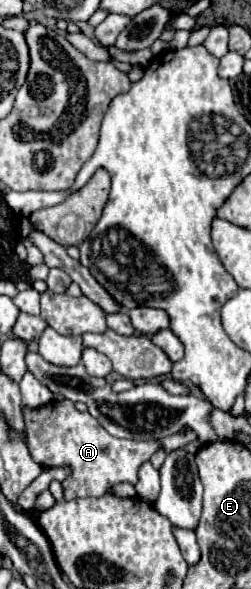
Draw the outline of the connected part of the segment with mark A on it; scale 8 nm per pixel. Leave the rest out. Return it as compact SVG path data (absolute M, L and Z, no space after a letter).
M68 400L50 402L48 406L40 406L40 410L24 410L24 422L26 422L26 430L28 430L28 450L38 464L50 466L50 468L70 464L72 476L62 482L66 500L84 498L84 496L102 496L108 492L108 488L112 484L120 484L120 482L136 484L138 468L146 460L150 460L150 456L160 448L160 444L156 444L156 440L140 442L140 440L112 438L88 412L78 412L74 408L74 402L68 402Z

